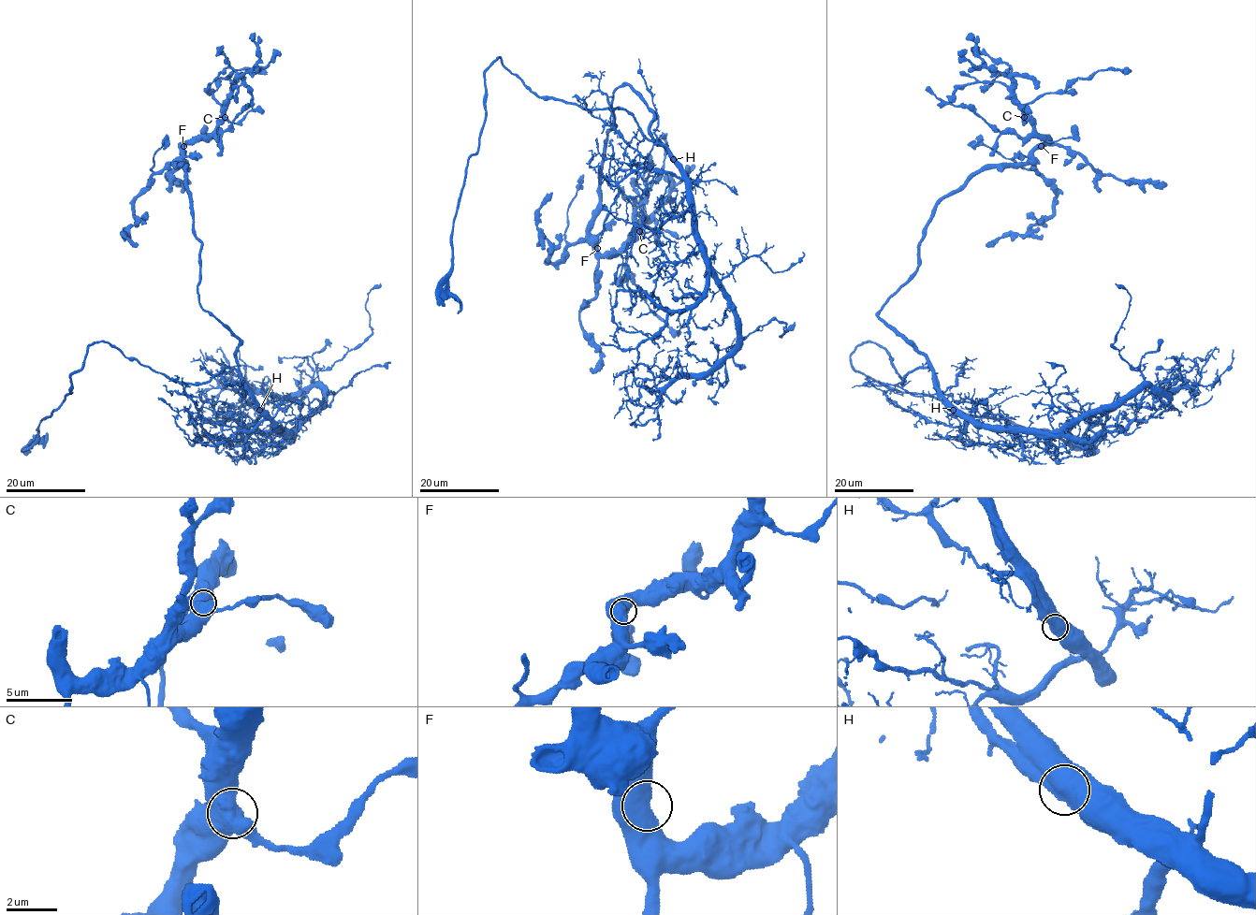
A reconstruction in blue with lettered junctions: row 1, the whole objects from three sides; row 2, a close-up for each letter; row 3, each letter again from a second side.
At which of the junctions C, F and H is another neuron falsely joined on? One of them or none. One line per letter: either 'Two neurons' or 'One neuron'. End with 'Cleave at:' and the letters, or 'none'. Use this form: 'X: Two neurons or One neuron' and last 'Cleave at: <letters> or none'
C: One neuron
F: One neuron
H: One neuron
Cleave at: none

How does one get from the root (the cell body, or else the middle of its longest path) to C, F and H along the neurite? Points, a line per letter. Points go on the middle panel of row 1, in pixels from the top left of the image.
C: (651, 125), (652, 110), (620, 86), (590, 233), (601, 254), (613, 254), (639, 231)
F: (651, 125), (652, 110), (628, 85), (620, 86), (613, 94), (615, 125), (607, 136), (590, 232), (597, 248)
H: (651, 125), (651, 135), (673, 159)

